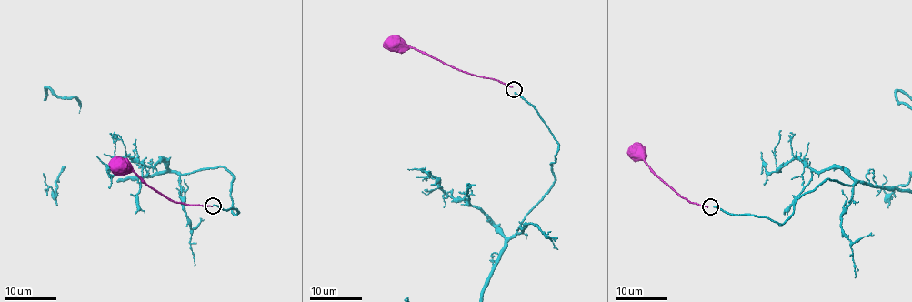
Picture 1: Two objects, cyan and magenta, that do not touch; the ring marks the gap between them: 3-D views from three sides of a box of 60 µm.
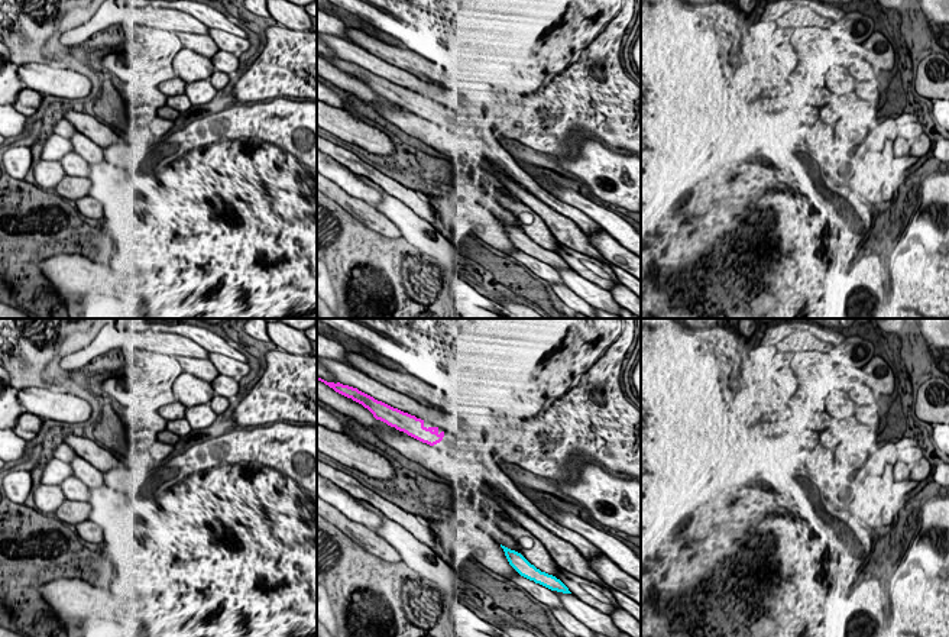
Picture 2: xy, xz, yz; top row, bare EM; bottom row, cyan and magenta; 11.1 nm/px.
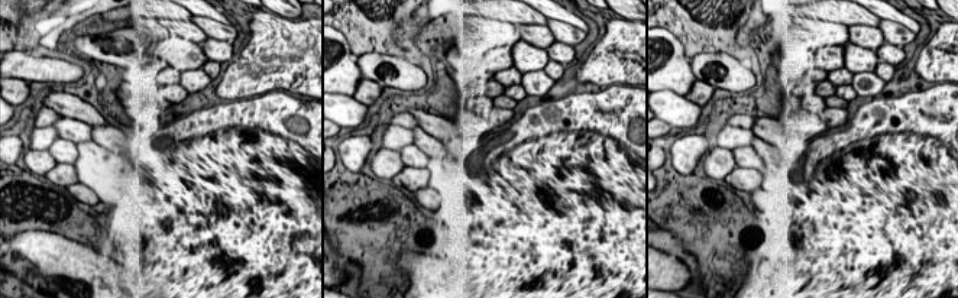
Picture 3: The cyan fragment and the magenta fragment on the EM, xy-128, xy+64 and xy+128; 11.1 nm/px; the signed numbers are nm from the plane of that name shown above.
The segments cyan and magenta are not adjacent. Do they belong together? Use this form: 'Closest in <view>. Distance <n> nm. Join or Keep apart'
Closest in xz. Distance 1350 nm. Join

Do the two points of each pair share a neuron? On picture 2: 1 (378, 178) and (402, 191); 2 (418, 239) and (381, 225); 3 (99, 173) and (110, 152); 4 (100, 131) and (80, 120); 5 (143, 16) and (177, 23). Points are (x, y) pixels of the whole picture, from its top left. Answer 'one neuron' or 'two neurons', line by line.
1: one neuron
2: two neurons
3: two neurons
4: one neuron
5: one neuron

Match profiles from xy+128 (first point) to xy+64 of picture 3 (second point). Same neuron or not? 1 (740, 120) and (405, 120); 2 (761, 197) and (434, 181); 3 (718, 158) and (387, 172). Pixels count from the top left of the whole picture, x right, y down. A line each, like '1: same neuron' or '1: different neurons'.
1: same neuron
2: different neurons
3: same neuron

